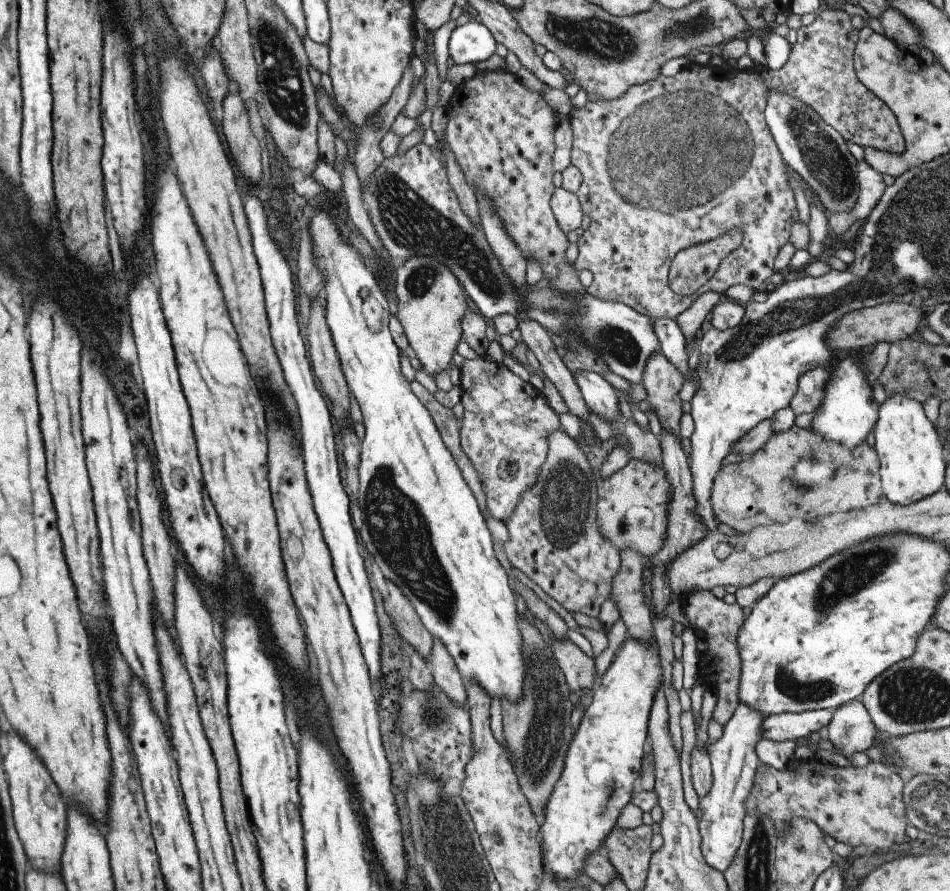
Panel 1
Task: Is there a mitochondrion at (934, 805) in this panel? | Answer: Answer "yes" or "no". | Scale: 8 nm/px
yes

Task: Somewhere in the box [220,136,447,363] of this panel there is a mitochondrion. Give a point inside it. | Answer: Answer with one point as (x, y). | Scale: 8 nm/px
(420, 279)

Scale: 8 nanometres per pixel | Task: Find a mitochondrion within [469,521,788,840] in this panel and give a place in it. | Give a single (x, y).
(542, 746)

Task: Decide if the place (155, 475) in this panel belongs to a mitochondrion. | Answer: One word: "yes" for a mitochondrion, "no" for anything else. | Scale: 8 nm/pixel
no

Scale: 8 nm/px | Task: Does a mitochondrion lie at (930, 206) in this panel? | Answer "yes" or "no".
yes

